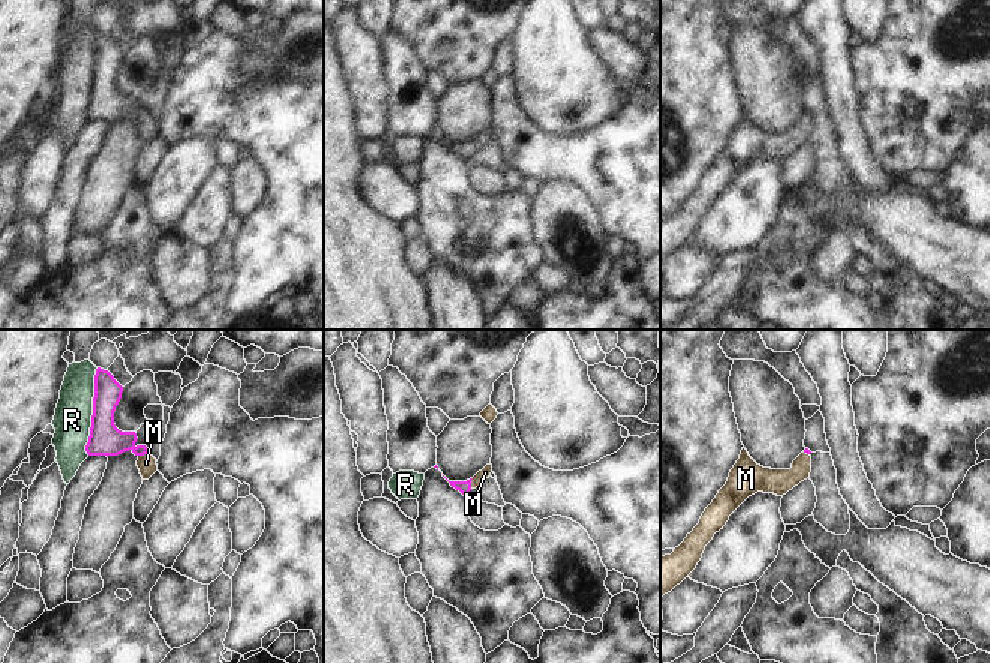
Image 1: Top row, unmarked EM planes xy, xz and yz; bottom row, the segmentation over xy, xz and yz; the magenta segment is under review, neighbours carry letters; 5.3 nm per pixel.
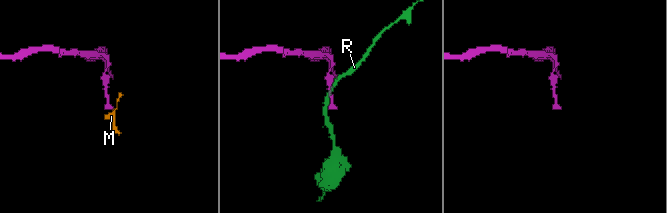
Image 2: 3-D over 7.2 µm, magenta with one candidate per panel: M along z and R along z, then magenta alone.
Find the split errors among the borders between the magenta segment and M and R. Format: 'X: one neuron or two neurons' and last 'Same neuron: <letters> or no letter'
M: one neuron
R: two neurons
Same neuron: M

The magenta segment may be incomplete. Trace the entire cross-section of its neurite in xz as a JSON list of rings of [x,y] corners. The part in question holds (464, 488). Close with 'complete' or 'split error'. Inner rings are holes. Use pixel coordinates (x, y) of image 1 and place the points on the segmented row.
[[[486,465],[482,471],[478,471],[472,478],[466,482],[448,482],[452,488],[459,490],[464,496],[470,494],[471,489],[478,488],[486,478],[489,478],[492,472],[492,465]]]; split error

